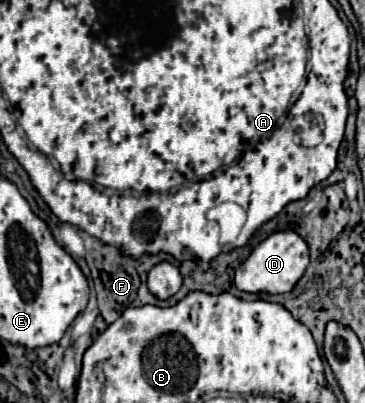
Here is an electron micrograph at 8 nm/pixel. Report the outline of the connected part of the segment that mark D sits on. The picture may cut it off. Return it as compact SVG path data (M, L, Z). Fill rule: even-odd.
M291 229L275 231L267 239L263 239L251 251L251 255L237 267L235 285L237 285L237 289L247 291L247 293L261 293L261 291L287 293L303 277L307 265L309 265L309 247L307 247L305 239Z

